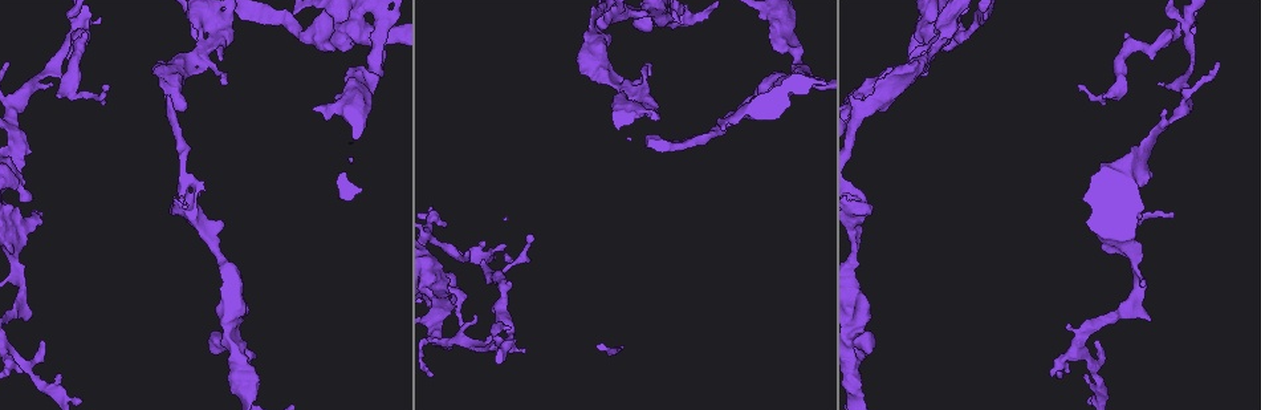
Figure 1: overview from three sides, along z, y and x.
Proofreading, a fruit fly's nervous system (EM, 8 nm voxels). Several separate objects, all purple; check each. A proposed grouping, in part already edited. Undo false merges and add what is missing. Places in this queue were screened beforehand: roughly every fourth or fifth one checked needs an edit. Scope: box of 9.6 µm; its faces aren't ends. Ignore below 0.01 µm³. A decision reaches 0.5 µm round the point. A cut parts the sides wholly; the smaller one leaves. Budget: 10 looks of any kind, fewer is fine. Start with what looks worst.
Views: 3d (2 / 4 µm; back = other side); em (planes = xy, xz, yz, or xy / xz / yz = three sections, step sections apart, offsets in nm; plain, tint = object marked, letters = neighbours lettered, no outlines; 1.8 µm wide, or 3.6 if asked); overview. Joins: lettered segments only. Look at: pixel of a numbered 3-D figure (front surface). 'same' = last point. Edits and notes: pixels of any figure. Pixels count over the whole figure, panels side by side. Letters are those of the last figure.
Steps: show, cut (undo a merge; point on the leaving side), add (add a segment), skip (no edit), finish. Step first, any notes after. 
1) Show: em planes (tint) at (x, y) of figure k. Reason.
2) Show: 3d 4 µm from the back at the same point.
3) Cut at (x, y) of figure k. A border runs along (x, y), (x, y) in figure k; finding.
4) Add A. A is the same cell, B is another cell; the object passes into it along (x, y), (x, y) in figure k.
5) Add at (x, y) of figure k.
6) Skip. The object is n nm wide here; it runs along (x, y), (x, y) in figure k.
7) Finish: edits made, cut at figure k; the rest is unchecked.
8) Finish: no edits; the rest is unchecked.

Show: 3d 2 µm at (204, 56) of figure 1. Closes a loop.

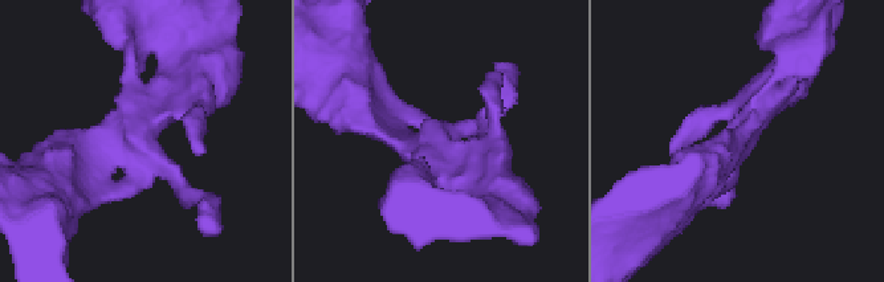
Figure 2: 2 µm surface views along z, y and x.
Show: em planes (tint) at (137, 134) of figure 2. Now the EM.

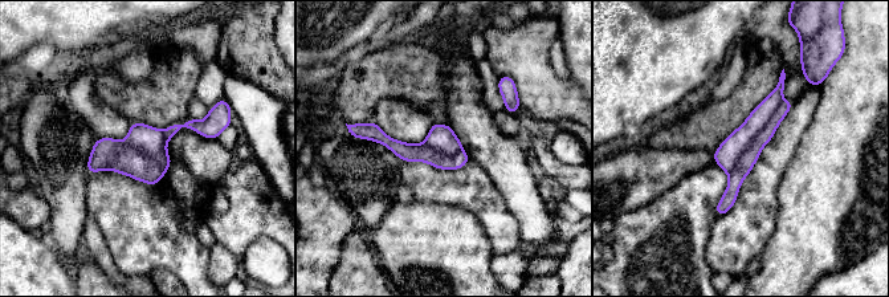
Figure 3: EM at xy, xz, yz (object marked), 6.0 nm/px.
Show: em planes (letters) at the same point. What lies round it.

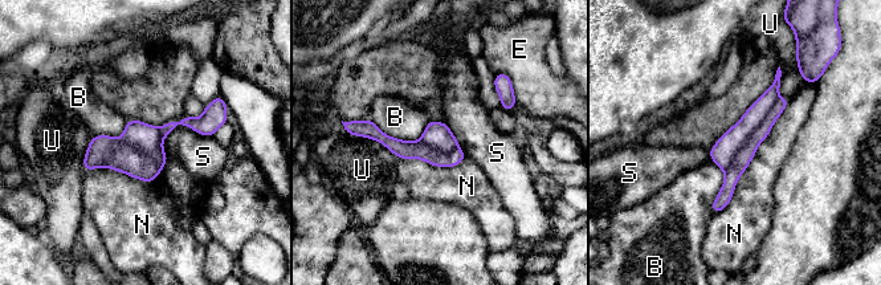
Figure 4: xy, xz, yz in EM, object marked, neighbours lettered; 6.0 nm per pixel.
Cut at (726, 147) of figure 4. The object is 240 nm wide here; B, E, N, S and U are other cells; a second neuron is stuck on.

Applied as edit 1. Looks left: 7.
Show: em 3.6 µm planes (letters) at (353, 18) of figure 1. An open end.

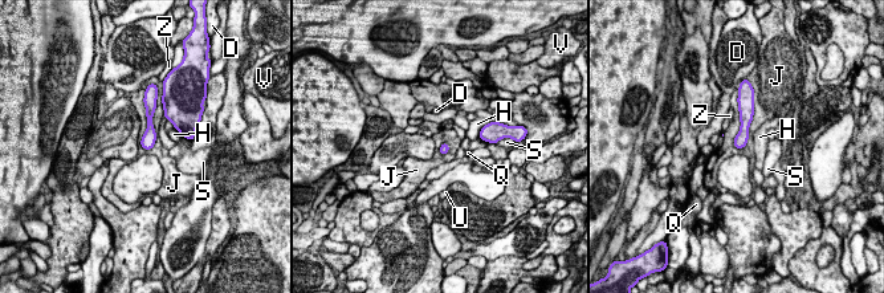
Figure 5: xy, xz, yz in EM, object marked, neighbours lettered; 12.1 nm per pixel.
Skip. The object is 120 nm wide here; D, H, J, Q, S, U, V and Z are other cells; a border runs along (754, 105), (748, 142), (736, 149) in figure 5; no lettered segment goes on from it.

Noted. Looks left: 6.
Show: 3d 2 µm at (78, 25) of figure 1. Abrupt turn.

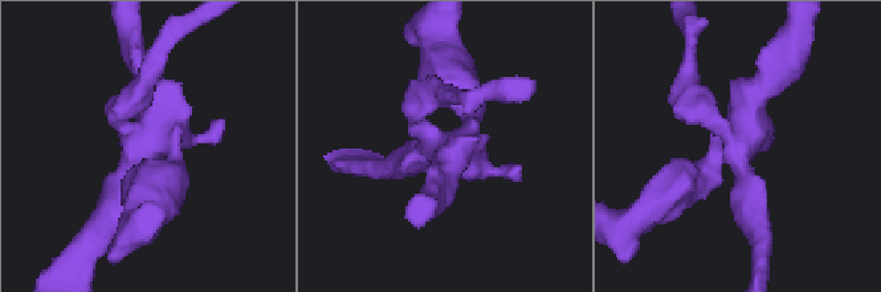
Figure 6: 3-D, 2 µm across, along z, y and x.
Show: em 3.6 µm planes (letters) at (734, 146) of figure 6.

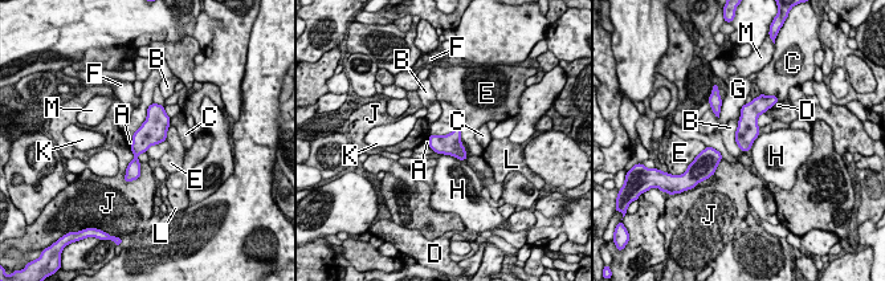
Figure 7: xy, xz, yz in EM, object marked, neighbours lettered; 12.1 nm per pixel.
Skip. A, B, C, D, E, F, G, H, J, K, L and M are other cells; a border runs along (738, 122), (734, 139) in figure 7; one neuron here.

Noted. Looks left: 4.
Show: 3d 2 µm from the back at (455, 283) of figure 1. Thick end.

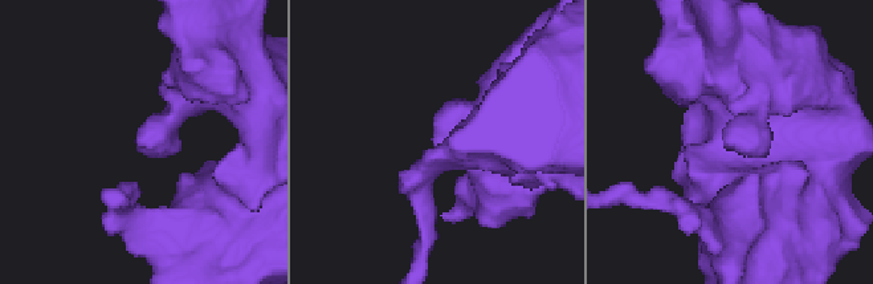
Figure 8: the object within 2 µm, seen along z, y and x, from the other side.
Show: em planes (plain) at (143, 149) of figure 8. Now the EM.

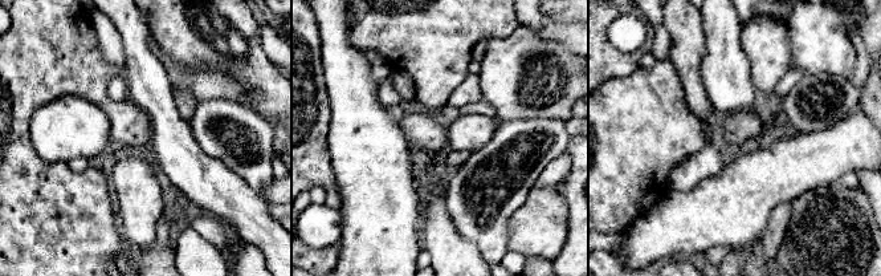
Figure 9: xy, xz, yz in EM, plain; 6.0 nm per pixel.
Show: em planes (letters) at the same point.

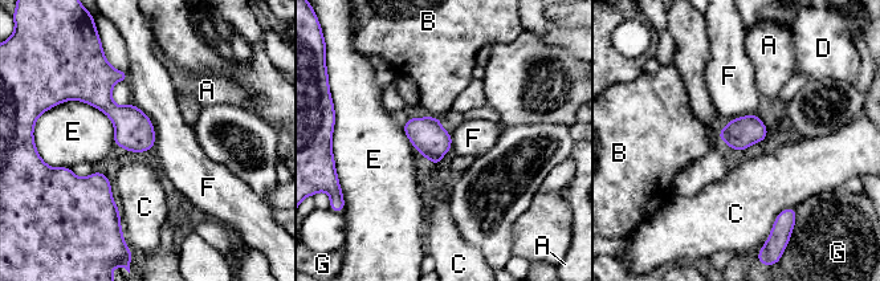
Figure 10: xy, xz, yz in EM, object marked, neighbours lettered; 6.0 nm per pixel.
Skip. A, B, C, D, E, F and G are other cells; a border runs along (133, 102), (150, 119), (155, 146) in figure 10; no lettered segment goes on from it.

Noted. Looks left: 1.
Finish: edits made, cut at figure 4; the rest is unchecked.

